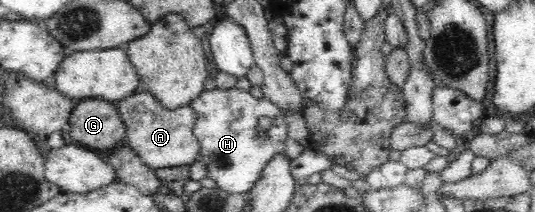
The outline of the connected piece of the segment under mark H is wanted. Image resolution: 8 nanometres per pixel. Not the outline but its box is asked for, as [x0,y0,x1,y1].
[189,87,288,195]

